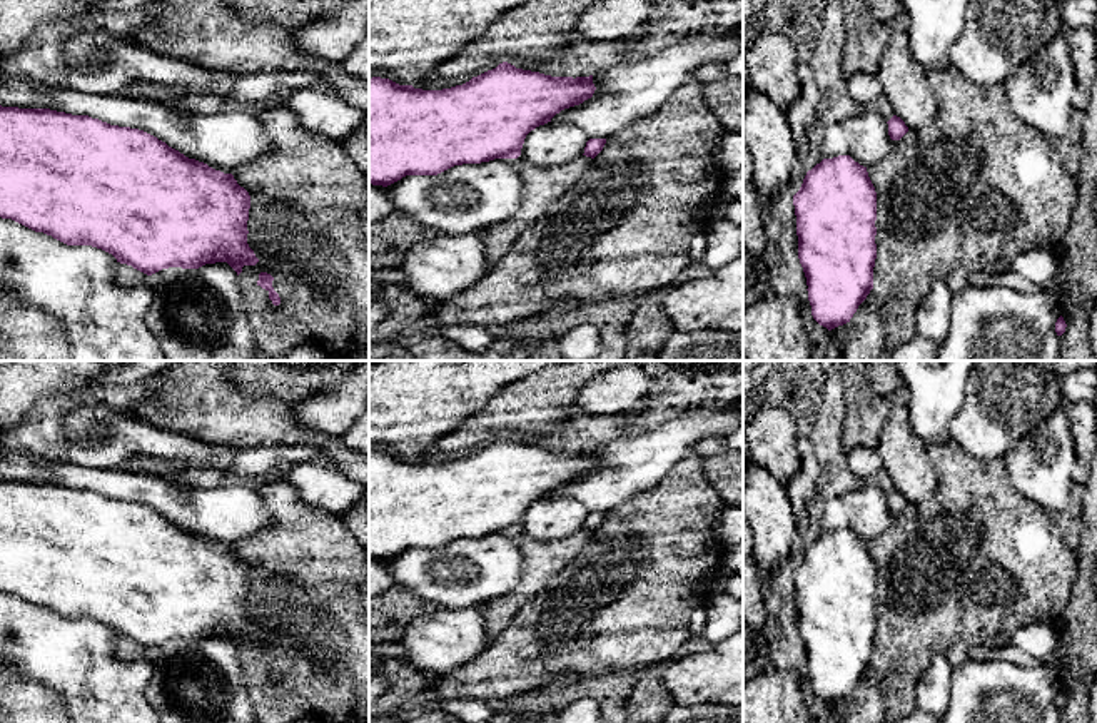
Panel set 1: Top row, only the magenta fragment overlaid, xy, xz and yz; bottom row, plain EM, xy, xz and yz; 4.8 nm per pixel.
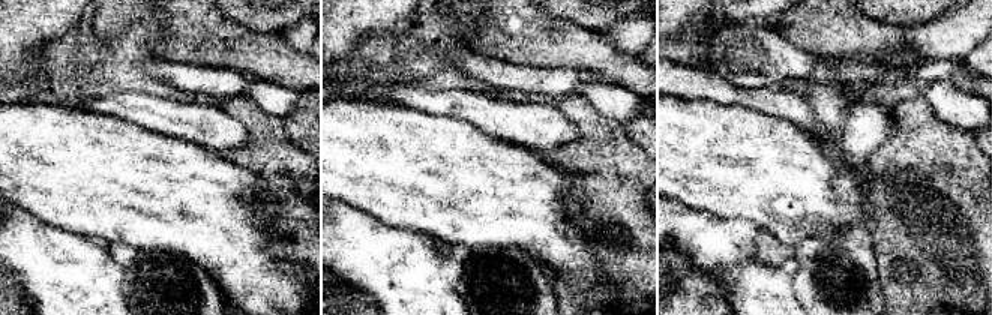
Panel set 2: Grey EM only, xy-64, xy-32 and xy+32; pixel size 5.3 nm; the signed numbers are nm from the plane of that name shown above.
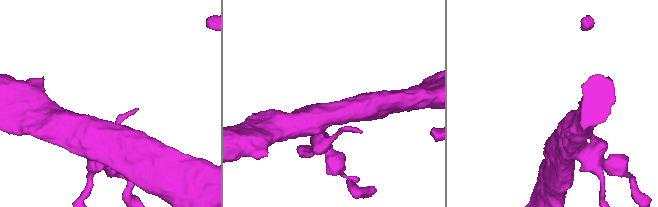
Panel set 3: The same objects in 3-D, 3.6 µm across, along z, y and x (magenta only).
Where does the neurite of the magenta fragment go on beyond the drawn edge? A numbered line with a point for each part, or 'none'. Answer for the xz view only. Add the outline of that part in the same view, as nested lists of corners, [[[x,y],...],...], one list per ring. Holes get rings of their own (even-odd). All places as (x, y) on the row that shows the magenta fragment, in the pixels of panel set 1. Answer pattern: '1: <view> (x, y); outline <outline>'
none

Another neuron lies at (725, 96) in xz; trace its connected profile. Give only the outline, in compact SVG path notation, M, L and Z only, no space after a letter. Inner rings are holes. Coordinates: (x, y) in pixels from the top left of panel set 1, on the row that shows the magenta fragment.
M725 75L705 82L703 97L725 130L743 134L743 77Z

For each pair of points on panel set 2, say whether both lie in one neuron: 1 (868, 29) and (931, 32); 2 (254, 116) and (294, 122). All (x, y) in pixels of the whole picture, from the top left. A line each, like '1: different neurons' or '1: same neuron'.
1: different neurons
2: different neurons

